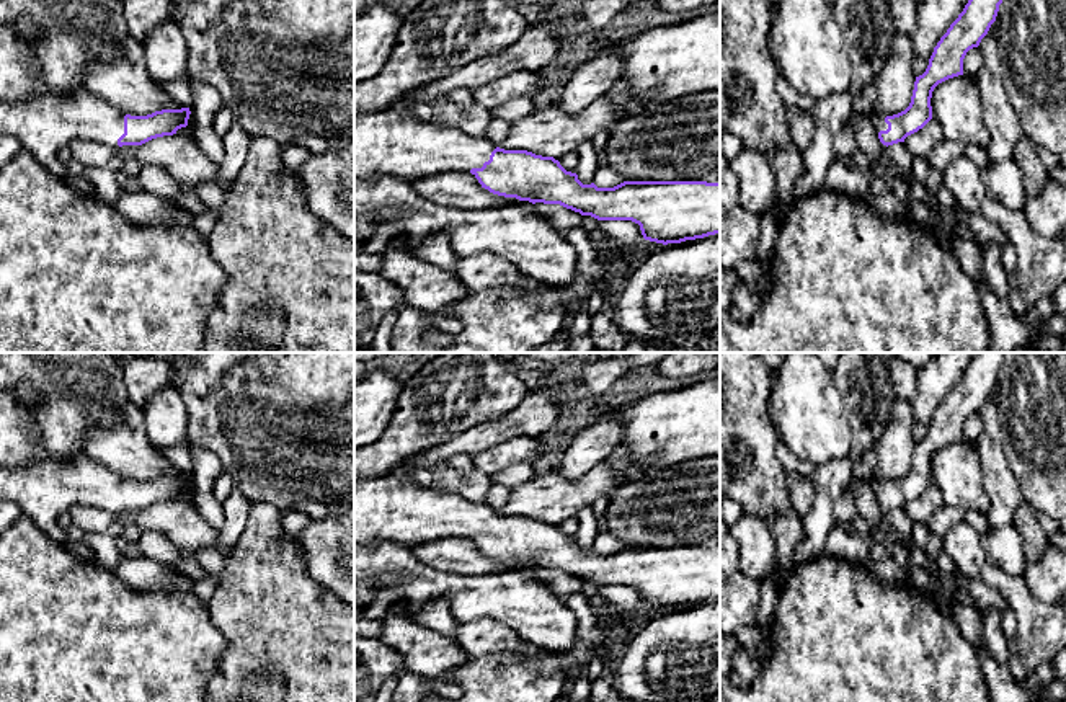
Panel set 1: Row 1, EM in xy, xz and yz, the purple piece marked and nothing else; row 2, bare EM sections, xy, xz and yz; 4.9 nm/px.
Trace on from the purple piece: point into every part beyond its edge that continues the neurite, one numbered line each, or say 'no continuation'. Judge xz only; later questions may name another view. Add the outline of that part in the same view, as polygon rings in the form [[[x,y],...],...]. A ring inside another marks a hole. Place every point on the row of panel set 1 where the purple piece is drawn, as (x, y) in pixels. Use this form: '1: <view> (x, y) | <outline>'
1: xz (386, 144) | [[[395,109],[354,118],[354,178],[393,176],[405,181],[442,170],[470,171],[482,168],[496,149],[488,137],[473,137],[455,127],[402,116]]]

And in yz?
1: yz (877, 118) | [[[872,111],[872,122],[873,122],[873,127],[875,127],[877,134],[880,131],[886,131],[888,129],[888,124],[885,122],[886,116],[893,116],[893,114],[885,114],[885,113]]]

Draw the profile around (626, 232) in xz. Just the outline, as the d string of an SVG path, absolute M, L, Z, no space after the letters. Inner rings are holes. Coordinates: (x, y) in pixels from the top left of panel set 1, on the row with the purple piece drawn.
M599 220L597 229L620 247L632 245L643 238L640 225L632 220Z

